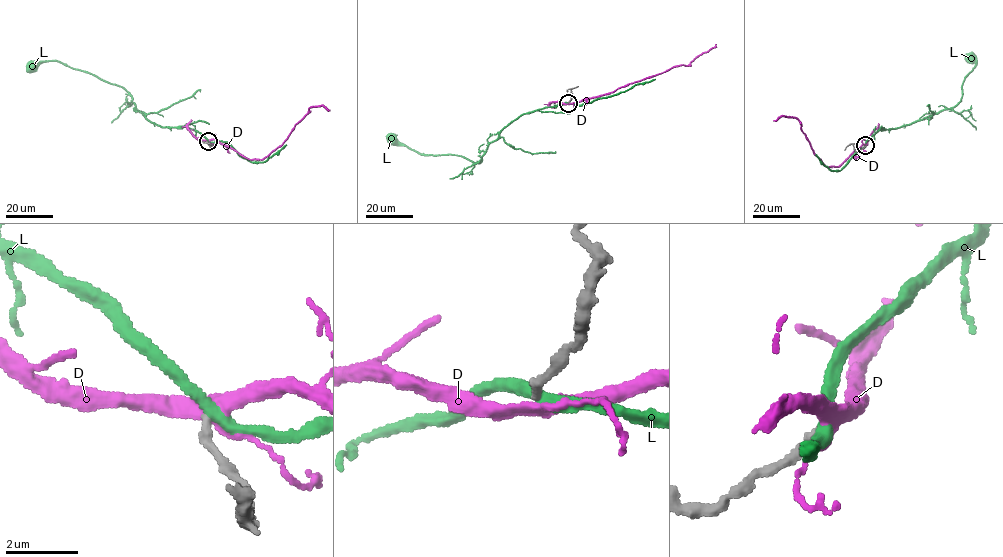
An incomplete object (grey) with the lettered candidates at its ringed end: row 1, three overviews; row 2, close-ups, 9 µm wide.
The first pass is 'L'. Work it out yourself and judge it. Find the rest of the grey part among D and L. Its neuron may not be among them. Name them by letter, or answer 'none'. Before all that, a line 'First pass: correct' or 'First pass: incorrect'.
First pass: incorrect
none

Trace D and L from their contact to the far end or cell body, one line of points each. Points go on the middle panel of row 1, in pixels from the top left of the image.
D: (568, 104), (613, 92), (677, 66), (687, 65), (716, 44)
L: (568, 103), (522, 113), (488, 145), (478, 163), (461, 156), (417, 153), (391, 139)

